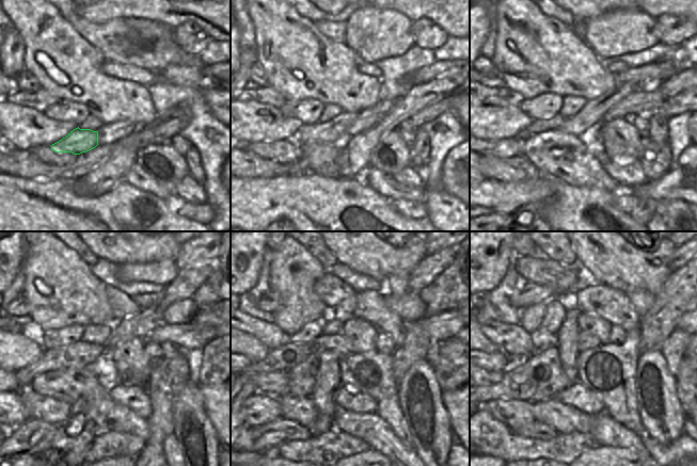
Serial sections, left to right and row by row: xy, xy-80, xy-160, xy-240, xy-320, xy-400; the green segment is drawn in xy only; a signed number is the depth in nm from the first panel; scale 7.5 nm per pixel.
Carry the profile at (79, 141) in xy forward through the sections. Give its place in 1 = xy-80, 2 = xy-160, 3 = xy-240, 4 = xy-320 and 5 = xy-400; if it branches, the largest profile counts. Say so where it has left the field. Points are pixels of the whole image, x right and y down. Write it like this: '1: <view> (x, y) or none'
1: xy-80 (333, 131)
2: xy-160 (582, 124)
3: xy-240 (140, 324)
4: xy-320 (430, 266)
5: xy-400 (682, 254)

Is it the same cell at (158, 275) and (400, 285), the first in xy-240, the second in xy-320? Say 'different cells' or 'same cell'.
same cell

